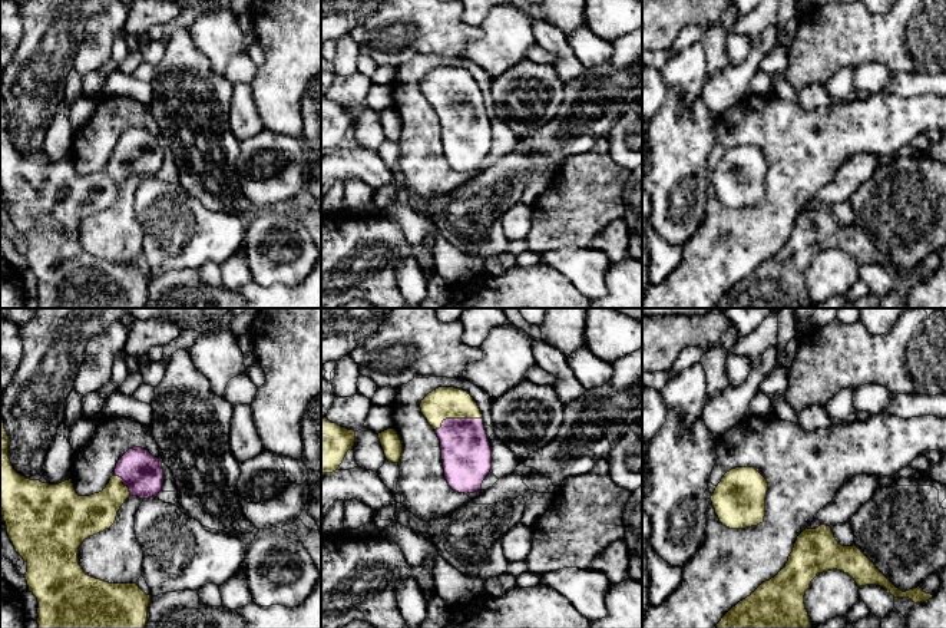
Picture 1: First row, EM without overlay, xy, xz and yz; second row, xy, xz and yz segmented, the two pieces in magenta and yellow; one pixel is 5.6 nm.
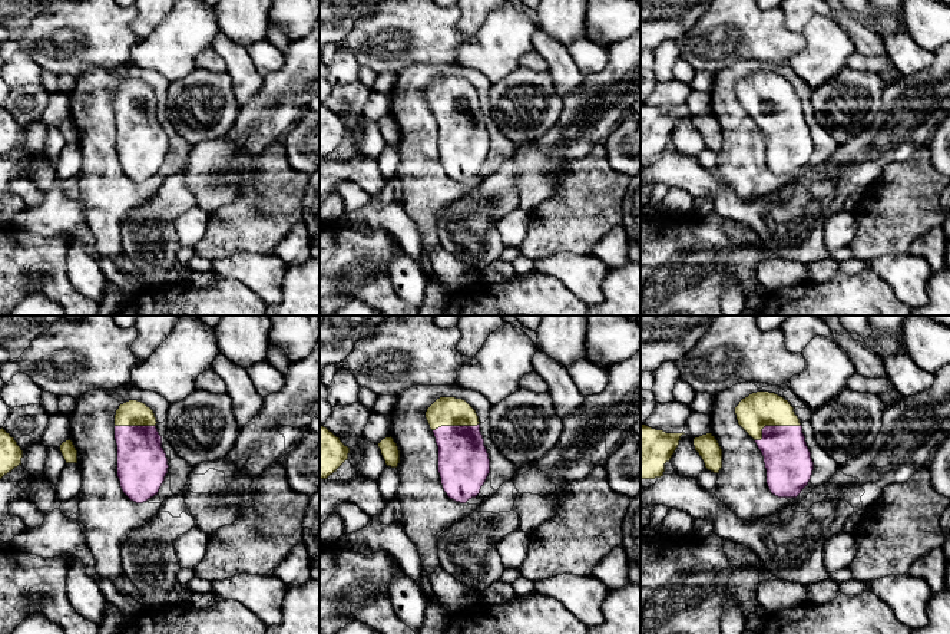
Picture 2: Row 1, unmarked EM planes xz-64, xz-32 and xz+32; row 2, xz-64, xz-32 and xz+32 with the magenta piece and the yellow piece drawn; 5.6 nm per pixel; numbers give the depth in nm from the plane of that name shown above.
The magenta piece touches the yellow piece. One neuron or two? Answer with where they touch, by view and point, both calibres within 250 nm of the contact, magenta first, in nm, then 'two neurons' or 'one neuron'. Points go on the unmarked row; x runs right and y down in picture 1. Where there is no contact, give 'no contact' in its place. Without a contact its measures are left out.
contact xz (457, 98); calibres 280 and 180 nm; one neuron

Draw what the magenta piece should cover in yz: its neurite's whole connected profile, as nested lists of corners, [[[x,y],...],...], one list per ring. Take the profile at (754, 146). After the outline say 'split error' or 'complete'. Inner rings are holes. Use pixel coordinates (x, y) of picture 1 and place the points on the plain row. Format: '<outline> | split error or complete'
[[[735,146],[724,153],[711,181],[722,204],[745,208],[764,201],[768,162],[757,146]]] | split error

